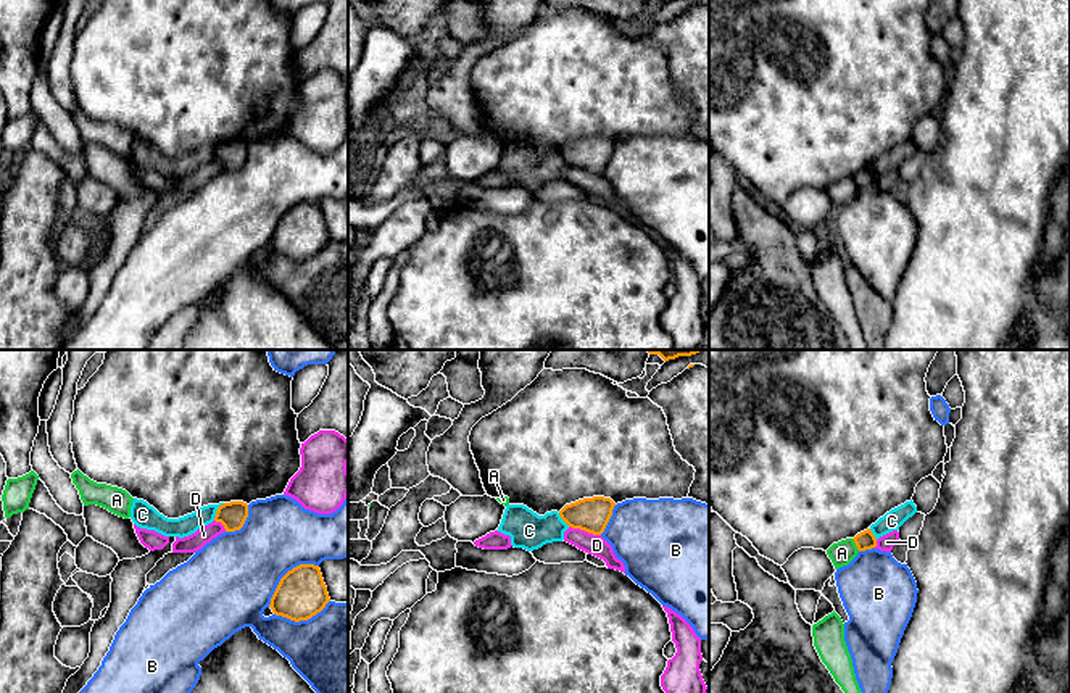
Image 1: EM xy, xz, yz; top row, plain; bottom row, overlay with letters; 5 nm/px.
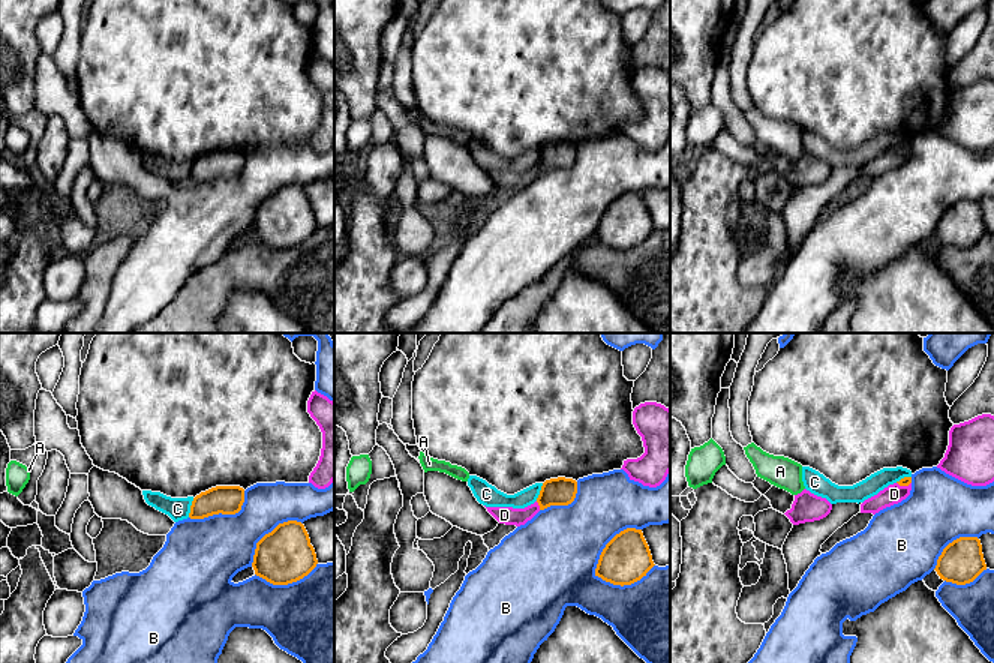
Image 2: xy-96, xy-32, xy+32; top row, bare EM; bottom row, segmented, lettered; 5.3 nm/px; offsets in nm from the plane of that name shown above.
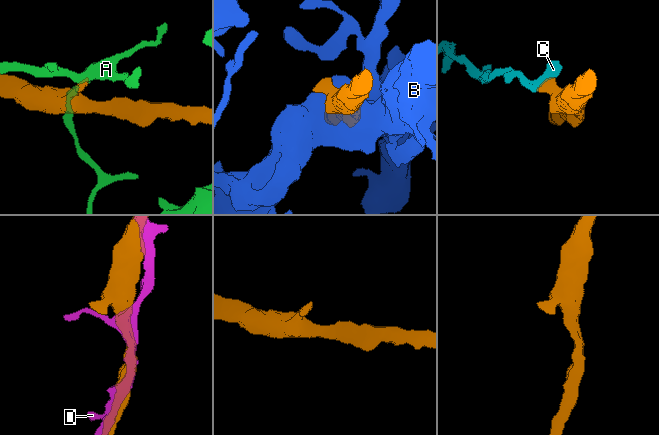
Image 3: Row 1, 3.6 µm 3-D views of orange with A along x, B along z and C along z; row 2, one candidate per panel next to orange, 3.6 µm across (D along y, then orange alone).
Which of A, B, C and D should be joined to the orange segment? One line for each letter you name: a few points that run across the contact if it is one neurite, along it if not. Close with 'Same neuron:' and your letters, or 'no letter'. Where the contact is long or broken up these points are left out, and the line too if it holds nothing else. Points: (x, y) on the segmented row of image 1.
Same neuron: no letter

